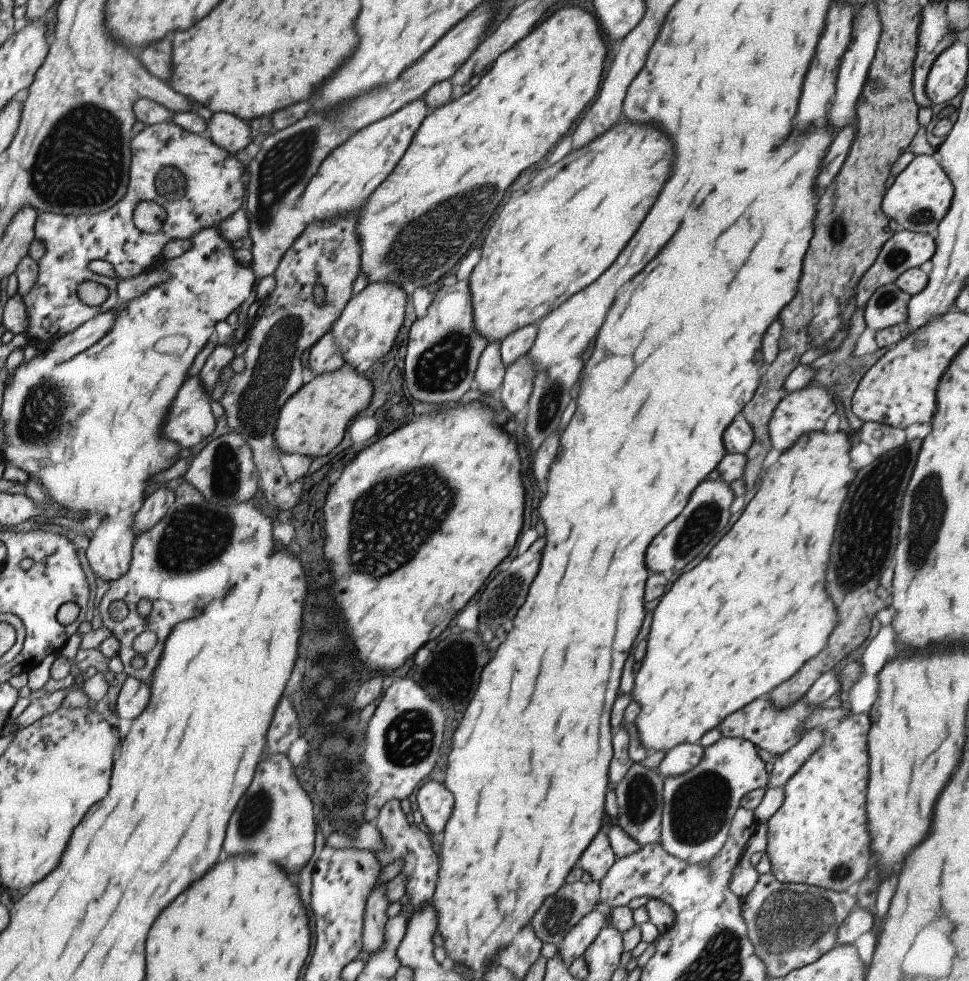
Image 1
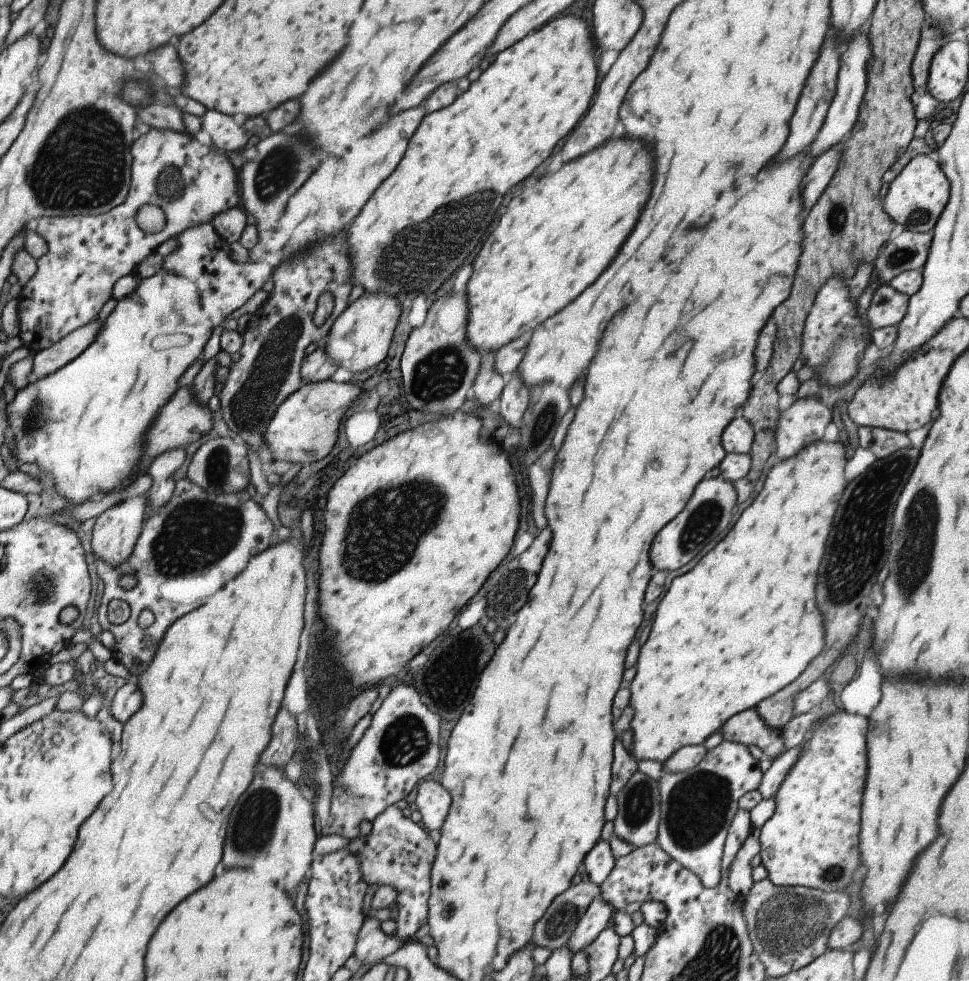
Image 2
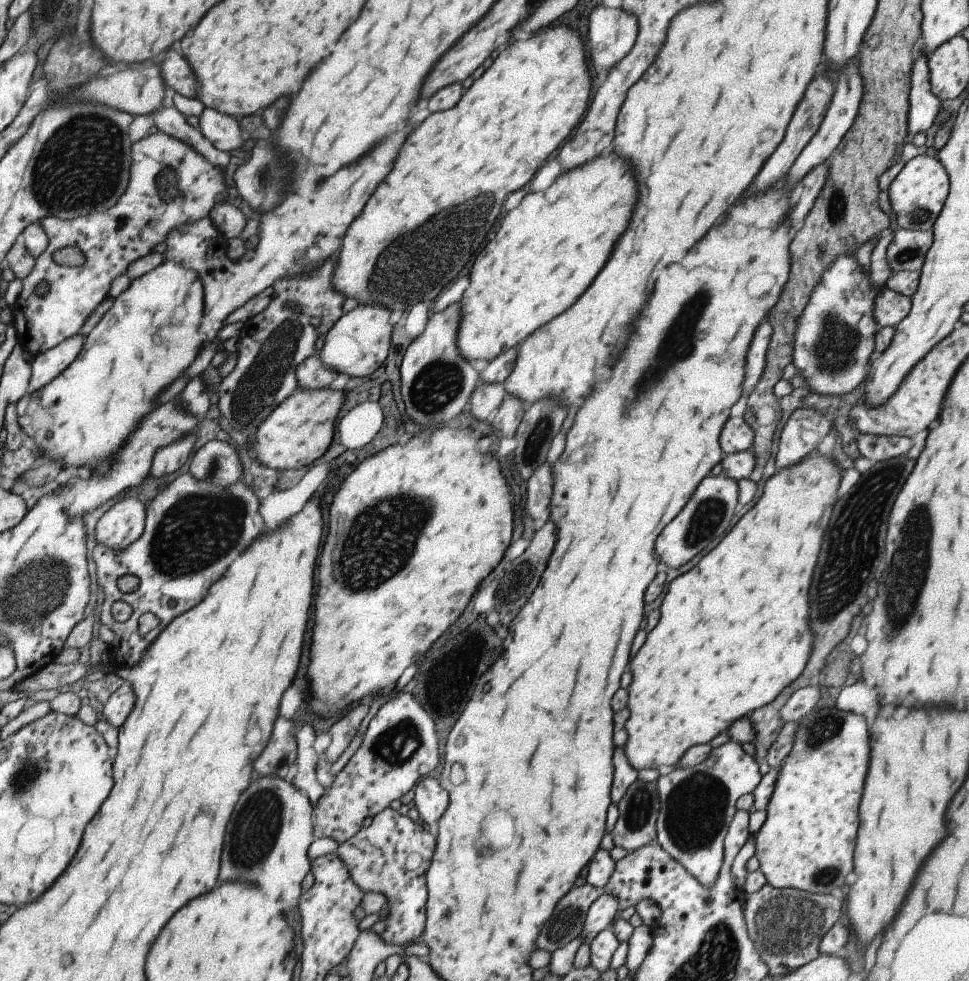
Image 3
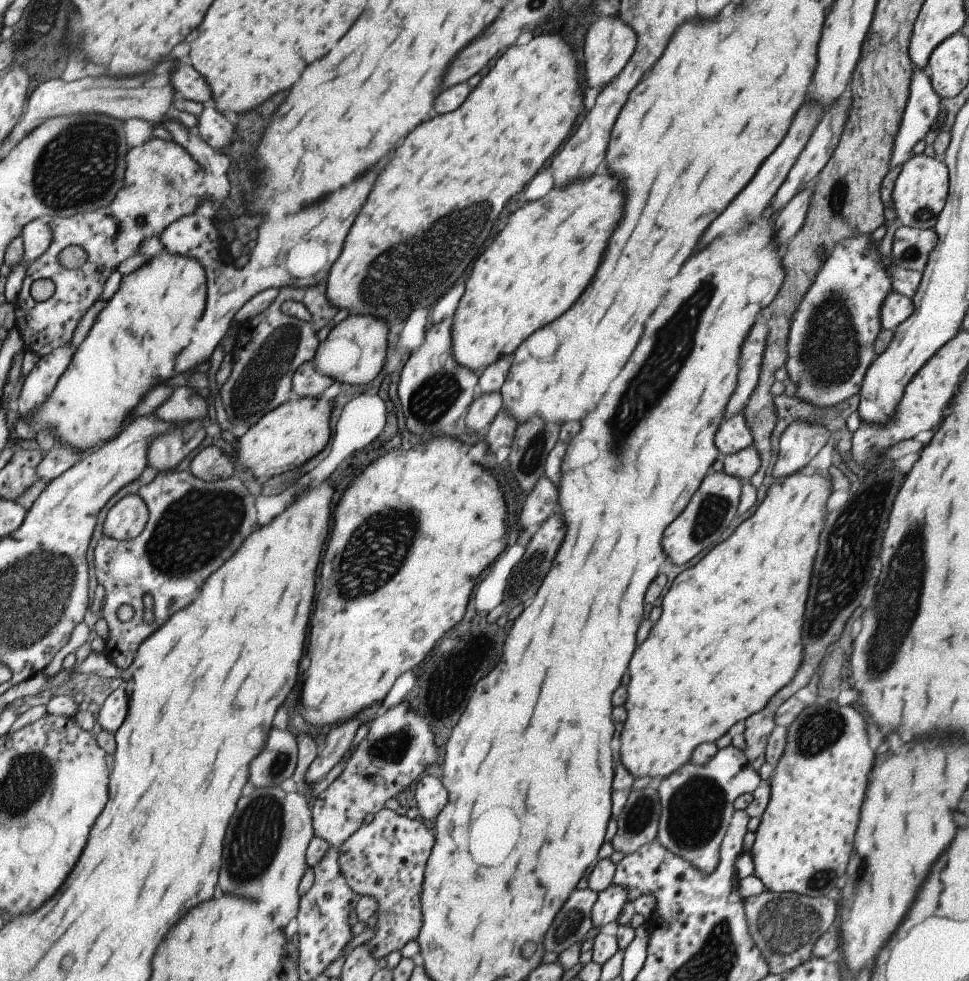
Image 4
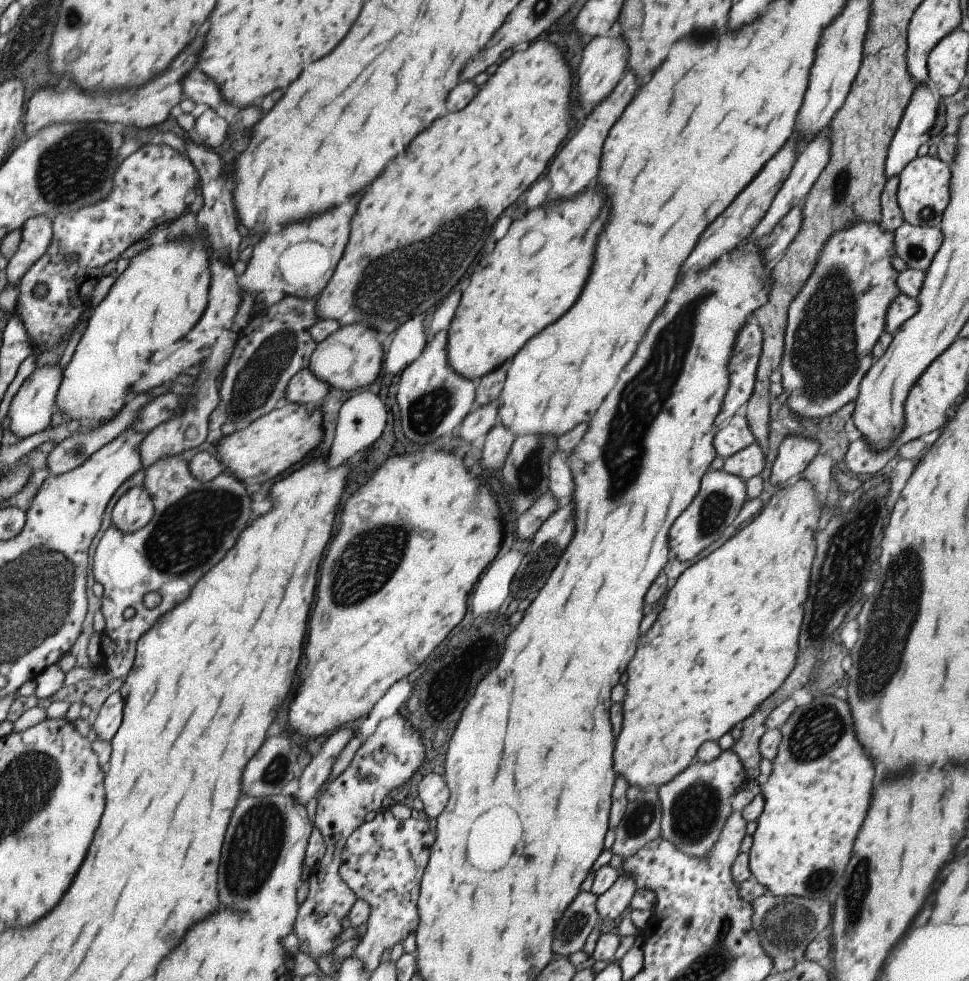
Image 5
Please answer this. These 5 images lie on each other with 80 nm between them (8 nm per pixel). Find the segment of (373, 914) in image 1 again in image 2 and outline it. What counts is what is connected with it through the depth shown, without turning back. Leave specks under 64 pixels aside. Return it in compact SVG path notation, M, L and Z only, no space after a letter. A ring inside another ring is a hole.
M370 910L360 926L353 956L363 964L375 964L395 952L402 943L395 937L385 934L380 927L380 920L371 917Z

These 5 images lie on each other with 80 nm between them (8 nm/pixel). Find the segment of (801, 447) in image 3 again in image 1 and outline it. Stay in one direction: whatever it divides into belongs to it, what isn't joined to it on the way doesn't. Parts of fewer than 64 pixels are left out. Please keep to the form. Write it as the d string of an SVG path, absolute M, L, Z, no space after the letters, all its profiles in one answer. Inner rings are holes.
M806 385L799 390L787 393L777 404L768 422L768 437L772 448L779 453L787 450L801 435L811 431L821 431L831 413L835 413L835 405L827 386Z

